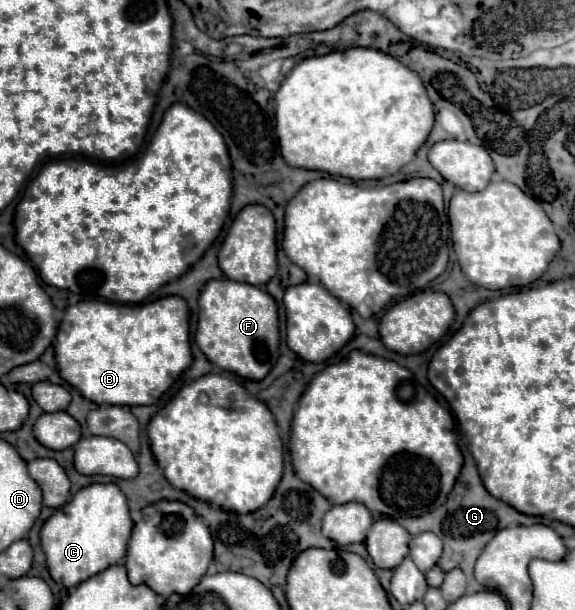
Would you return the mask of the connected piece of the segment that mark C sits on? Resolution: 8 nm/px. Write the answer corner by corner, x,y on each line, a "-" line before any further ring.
113,483
83,487
67,505
57,509
41,527
41,547
55,583
75,587
77,583
115,565
127,553
127,541
133,529
127,497

